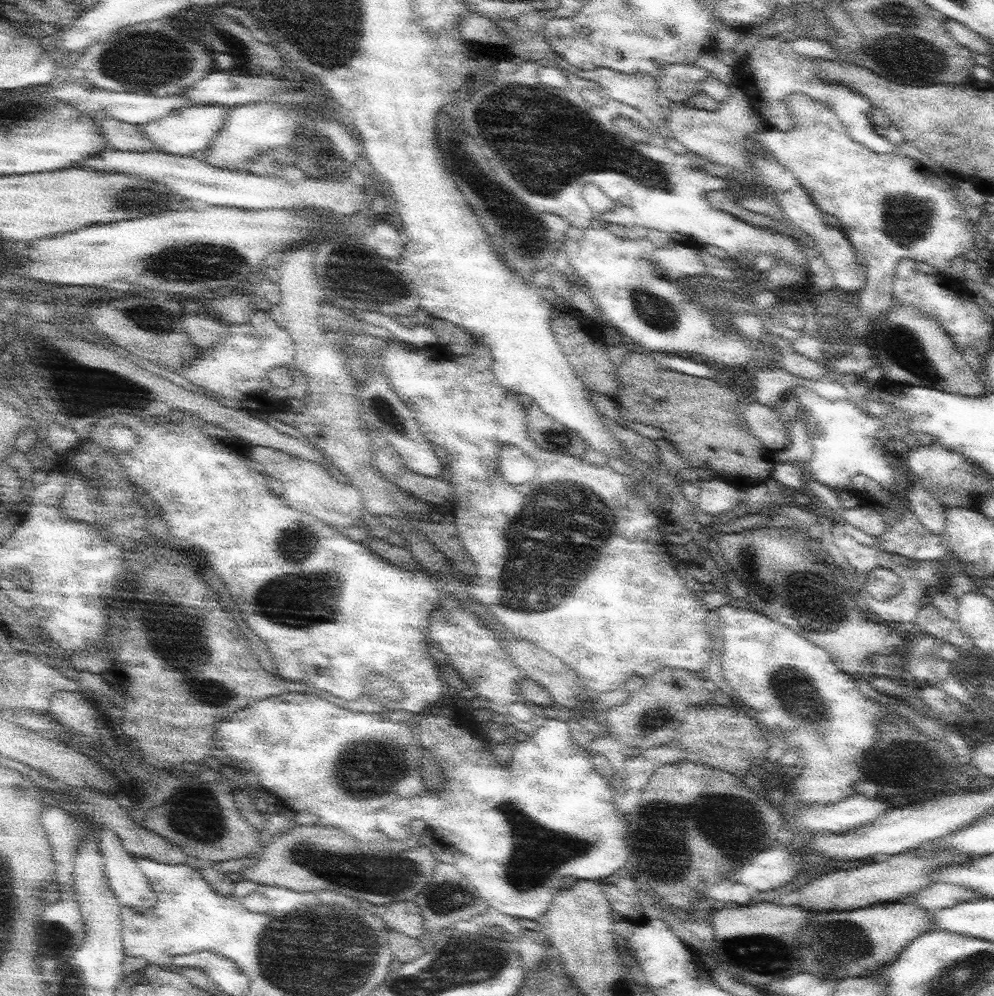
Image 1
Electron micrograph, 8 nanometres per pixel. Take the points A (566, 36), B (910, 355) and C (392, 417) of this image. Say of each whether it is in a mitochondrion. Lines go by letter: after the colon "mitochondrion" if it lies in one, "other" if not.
A: other
B: mitochondrion
C: mitochondrion

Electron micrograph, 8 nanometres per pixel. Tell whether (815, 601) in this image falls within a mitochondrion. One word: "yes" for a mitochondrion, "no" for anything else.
no

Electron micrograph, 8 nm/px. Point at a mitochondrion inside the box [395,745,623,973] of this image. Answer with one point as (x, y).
(539, 852)

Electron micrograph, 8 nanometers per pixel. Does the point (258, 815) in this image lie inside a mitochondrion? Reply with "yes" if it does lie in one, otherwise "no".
no

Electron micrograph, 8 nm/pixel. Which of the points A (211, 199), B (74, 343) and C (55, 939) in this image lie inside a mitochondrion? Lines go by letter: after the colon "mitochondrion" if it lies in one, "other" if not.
A: other
B: other
C: mitochondrion

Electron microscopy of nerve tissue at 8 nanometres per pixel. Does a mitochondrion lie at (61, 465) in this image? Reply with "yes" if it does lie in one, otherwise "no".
no

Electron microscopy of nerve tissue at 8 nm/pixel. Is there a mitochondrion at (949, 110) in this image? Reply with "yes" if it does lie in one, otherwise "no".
no

